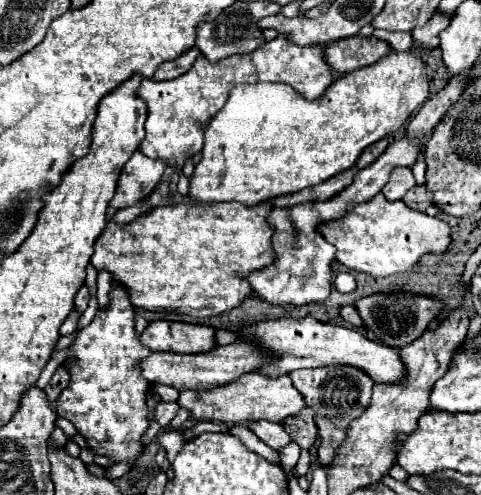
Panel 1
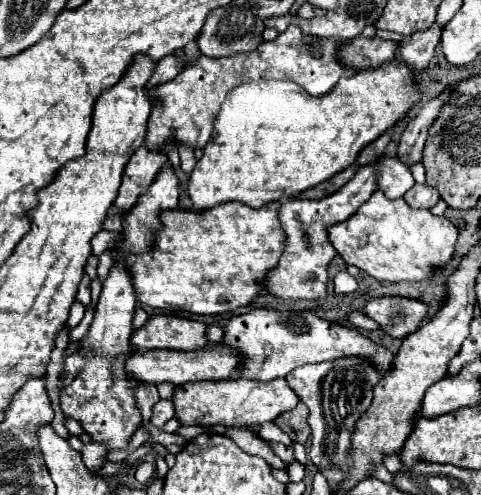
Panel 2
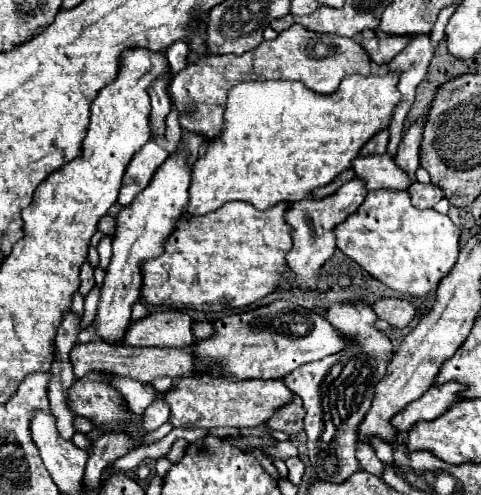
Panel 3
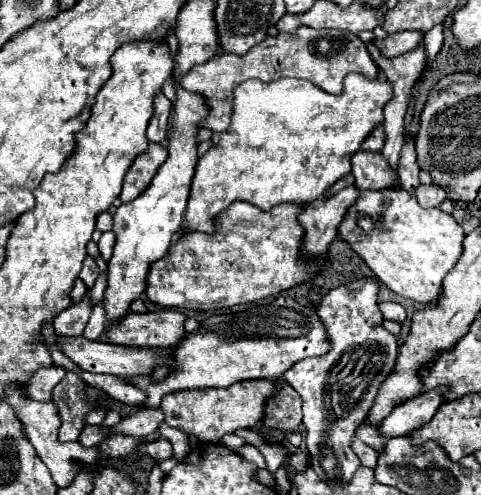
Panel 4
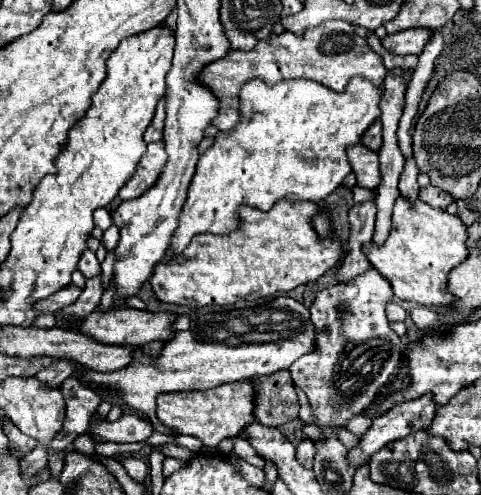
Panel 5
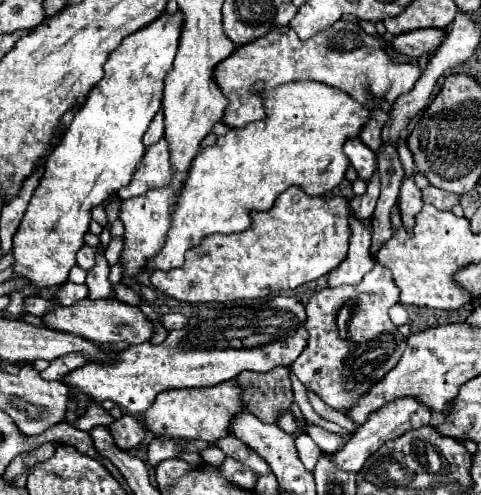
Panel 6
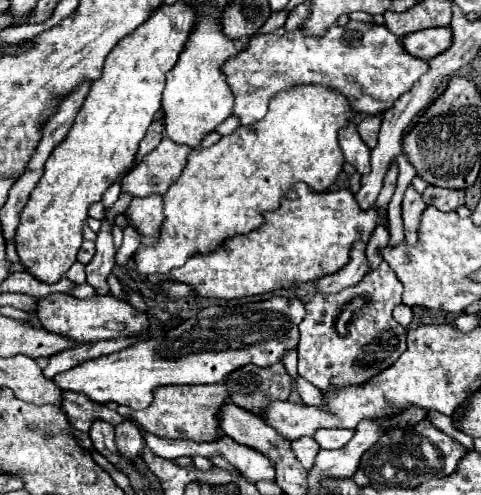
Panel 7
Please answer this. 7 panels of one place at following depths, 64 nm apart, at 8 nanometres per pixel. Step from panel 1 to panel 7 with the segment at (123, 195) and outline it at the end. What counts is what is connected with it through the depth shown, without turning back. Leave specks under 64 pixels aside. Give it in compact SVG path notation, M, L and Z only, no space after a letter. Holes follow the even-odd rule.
M162 138L162 142L124 176L122 190L132 196L164 194L172 180L176 180L186 166L188 154L188 146Z

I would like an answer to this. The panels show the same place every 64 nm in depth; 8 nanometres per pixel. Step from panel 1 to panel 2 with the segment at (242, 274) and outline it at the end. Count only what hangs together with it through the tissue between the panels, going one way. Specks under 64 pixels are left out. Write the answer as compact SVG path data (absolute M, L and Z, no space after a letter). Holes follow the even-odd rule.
M240 202L218 204L206 212L192 210L170 210L164 212L164 230L158 232L154 250L140 256L128 256L128 268L134 278L134 288L140 304L152 308L180 308L192 314L222 314L236 308L248 306L256 296L264 292L264 282L268 270L276 268L286 236L278 220L280 202L266 204L262 208L250 208ZM100 230L100 232L92 238L92 252L94 252L96 256L100 256L104 250L114 250L118 240L120 240L120 234Z

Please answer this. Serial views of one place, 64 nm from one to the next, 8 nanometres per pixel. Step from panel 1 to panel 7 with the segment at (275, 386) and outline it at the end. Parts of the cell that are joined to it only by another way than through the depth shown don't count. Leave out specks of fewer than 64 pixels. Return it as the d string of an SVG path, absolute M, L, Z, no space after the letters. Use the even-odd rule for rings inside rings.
M224 384L216 386L168 386L168 388L156 388L156 396L152 404L144 410L132 410L126 406L120 406L118 412L124 418L134 420L138 426L142 426L146 432L156 434L160 438L184 438L184 440L216 440L220 436L218 424L216 424L216 410L220 404L228 400L228 392Z

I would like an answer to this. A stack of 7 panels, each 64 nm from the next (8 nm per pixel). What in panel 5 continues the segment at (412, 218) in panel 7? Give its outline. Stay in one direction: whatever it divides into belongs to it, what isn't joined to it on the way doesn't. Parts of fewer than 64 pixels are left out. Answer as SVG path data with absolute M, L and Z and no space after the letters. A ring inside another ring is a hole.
M408 160L406 166L404 166L404 172L400 176L398 188L400 188L400 196L410 200L410 204L414 204L418 200L418 192L420 192L416 176L418 176L418 166L416 166L414 160Z

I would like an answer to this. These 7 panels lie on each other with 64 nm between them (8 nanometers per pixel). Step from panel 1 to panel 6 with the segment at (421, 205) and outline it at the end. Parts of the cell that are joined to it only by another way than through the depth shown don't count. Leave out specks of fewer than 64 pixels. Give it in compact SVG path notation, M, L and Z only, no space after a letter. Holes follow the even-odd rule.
M426 186L422 190L422 200L424 200L424 204L436 206L438 210L452 210L460 202L460 196L446 194L444 190L438 190L434 186Z

